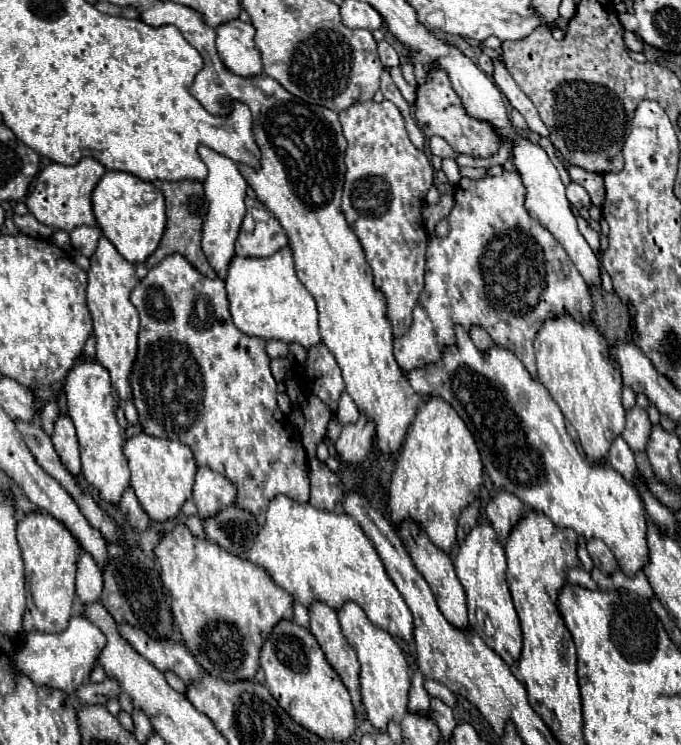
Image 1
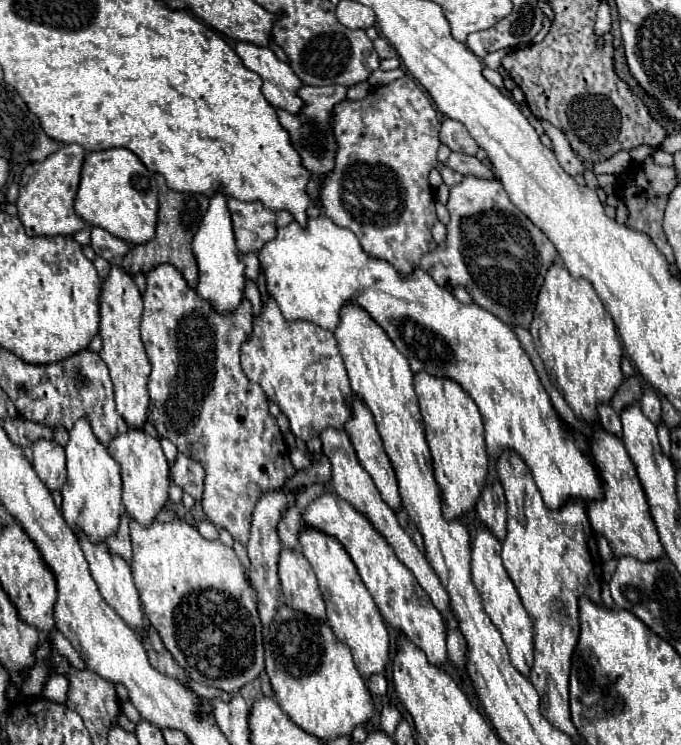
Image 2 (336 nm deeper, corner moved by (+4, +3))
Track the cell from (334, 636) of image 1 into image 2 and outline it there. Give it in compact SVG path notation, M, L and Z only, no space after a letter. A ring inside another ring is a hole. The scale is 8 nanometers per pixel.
M282 549L278 561L278 575L282 583L284 603L298 611L304 611L316 619L326 621L326 609L322 591L308 559L294 549Z

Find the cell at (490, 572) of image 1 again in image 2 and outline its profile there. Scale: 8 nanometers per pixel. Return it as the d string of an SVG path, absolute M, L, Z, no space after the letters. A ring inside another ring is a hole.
M480 529L472 541L472 581L474 587L478 589L478 593L482 595L484 601L484 609L488 613L488 617L492 619L492 623L498 627L498 631L502 633L502 639L508 647L508 655L510 655L510 663L522 673L522 675L530 675L530 667L534 661L534 639L532 639L532 619L526 613L522 599L512 583L512 579L508 577L501 559L501 543L488 531L488 529Z

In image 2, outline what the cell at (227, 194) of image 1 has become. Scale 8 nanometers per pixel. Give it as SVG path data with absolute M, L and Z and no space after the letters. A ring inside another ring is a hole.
M216 193L210 199L210 207L198 227L198 233L192 241L192 251L200 269L200 281L196 293L210 301L220 315L228 315L244 299L244 255L238 251L230 221L230 211L226 207L226 197Z

